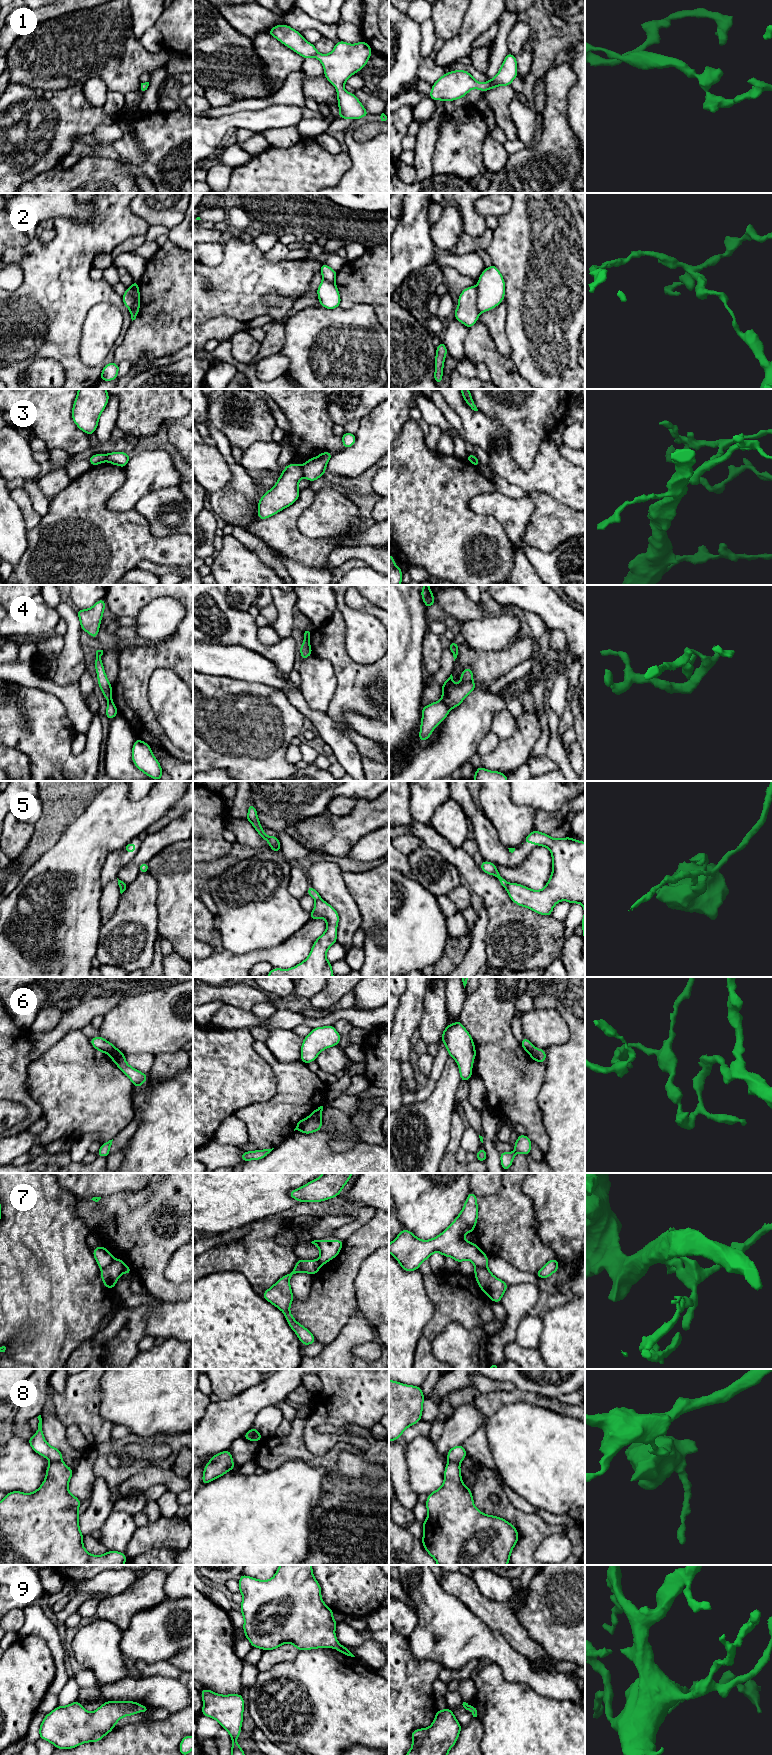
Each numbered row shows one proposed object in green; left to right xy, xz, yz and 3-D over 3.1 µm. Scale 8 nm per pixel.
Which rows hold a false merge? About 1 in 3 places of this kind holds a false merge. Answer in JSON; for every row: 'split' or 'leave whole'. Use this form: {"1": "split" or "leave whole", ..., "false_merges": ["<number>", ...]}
{"1": "leave whole", "2": "split", "3": "split", "4": "split", "5": "split", "6": "split", "7": "split", "8": "split", "9": "leave whole", "false_merges": ["2", "3", "4", "5", "6", "7", "8"]}

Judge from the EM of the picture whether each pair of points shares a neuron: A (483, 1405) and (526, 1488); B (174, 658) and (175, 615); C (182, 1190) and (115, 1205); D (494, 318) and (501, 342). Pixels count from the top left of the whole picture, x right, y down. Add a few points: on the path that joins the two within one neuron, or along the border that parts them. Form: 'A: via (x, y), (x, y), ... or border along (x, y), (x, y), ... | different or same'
A: border along (510, 1404), (504, 1404), (488, 1418) | different
B: border along (182, 619), (171, 635), (155, 643) | different
C: via (166, 1202), (161, 1202), (149, 1213), (132, 1213) | same
D: via (495, 324), (498, 336) | same

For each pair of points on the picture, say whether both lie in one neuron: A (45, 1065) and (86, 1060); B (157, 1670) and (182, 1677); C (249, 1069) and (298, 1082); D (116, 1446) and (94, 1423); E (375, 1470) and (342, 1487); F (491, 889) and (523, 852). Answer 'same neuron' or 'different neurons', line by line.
A: same neuron
B: same neuron
C: different neurons
D: different neurons
E: different neurons
F: different neurons

